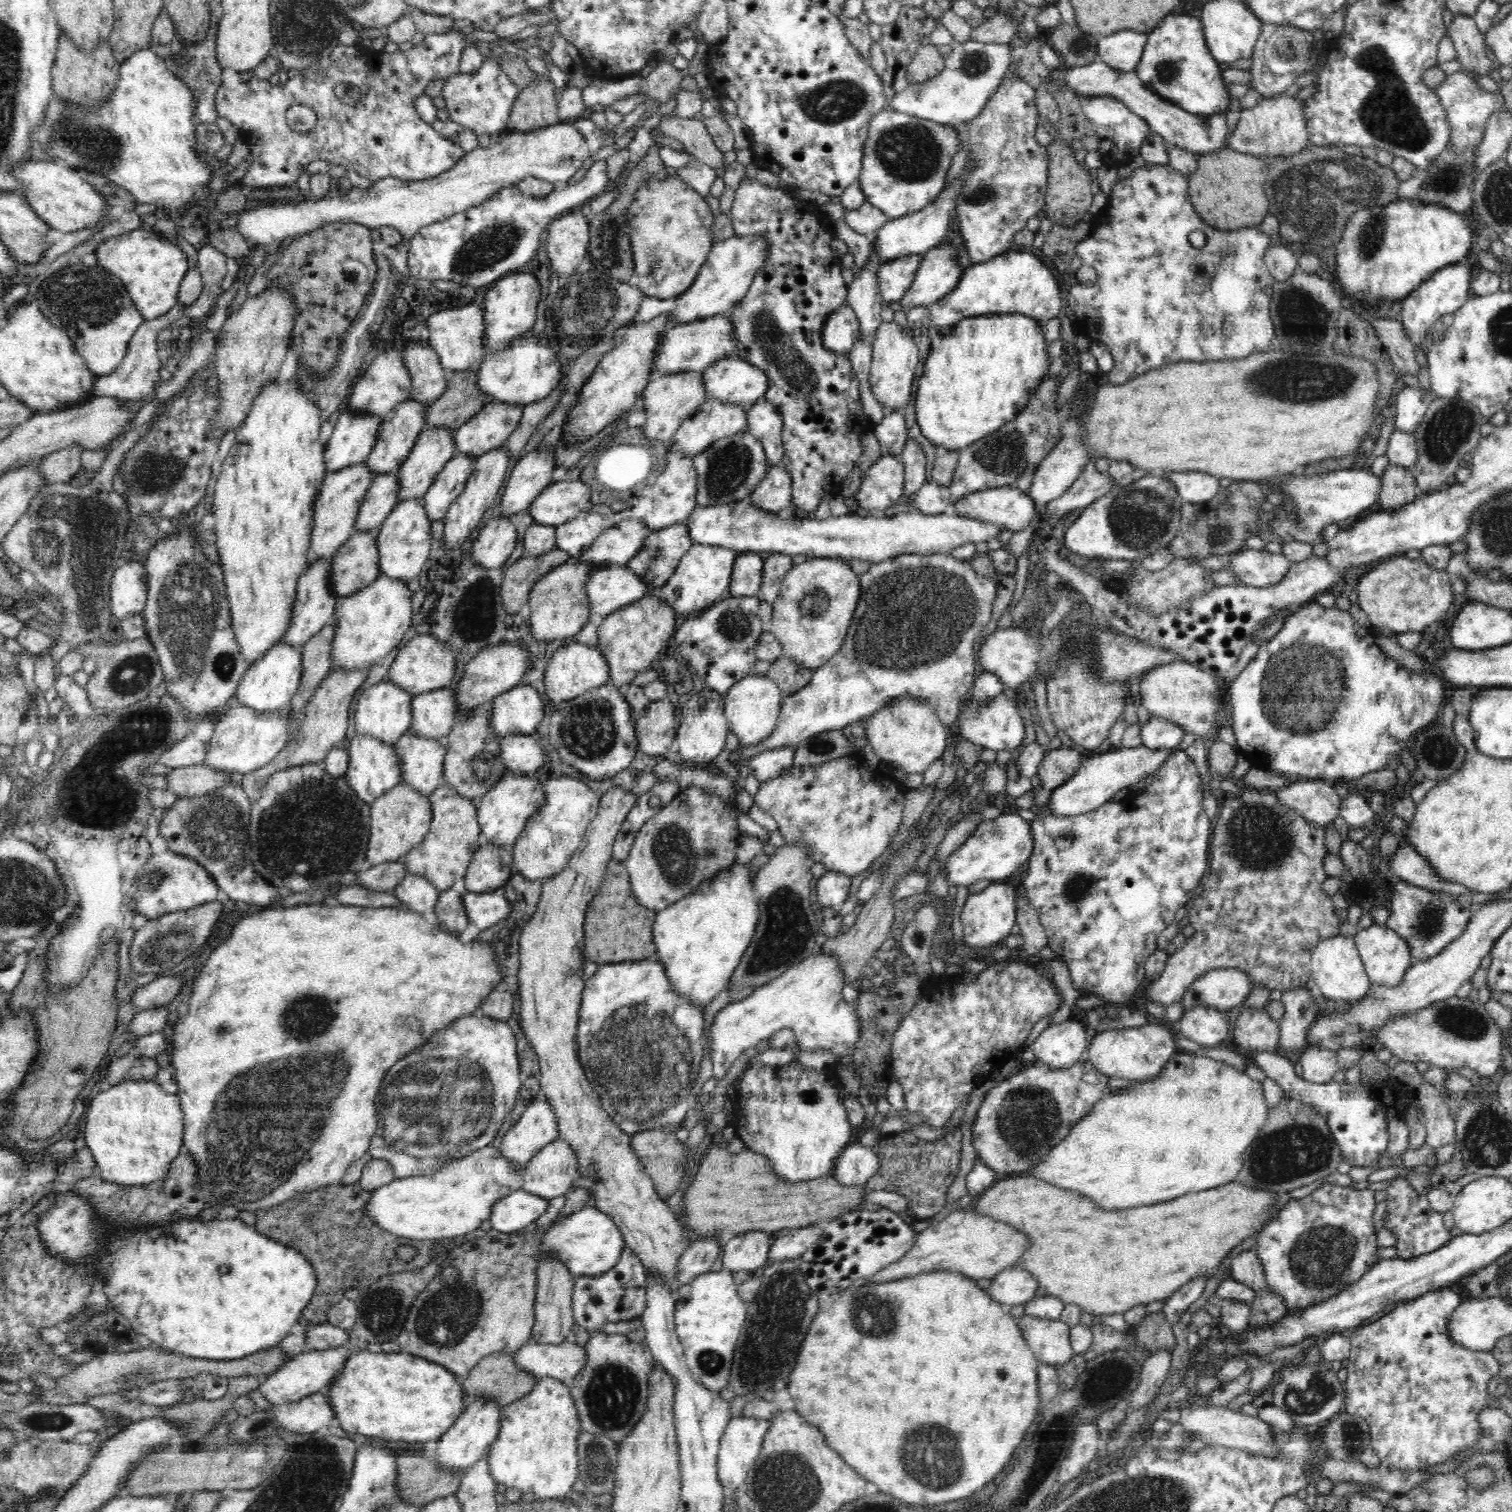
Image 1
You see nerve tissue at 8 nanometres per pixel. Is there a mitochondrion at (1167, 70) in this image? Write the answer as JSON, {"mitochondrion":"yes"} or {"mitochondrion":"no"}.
{"mitochondrion":"yes"}

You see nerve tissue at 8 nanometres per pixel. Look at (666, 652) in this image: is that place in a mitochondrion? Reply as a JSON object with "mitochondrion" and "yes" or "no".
{"mitochondrion":"no"}

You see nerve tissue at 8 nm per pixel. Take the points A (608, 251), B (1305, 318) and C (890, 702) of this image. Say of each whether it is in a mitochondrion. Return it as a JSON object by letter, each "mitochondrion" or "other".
{"A":"mitochondrion","B":"mitochondrion","C":"other"}

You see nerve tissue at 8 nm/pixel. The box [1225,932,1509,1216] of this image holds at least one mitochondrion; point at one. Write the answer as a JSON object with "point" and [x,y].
{"point":[1298,1148]}

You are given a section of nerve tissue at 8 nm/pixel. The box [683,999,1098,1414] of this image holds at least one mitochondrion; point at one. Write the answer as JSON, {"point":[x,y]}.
{"point":[782,1306]}

